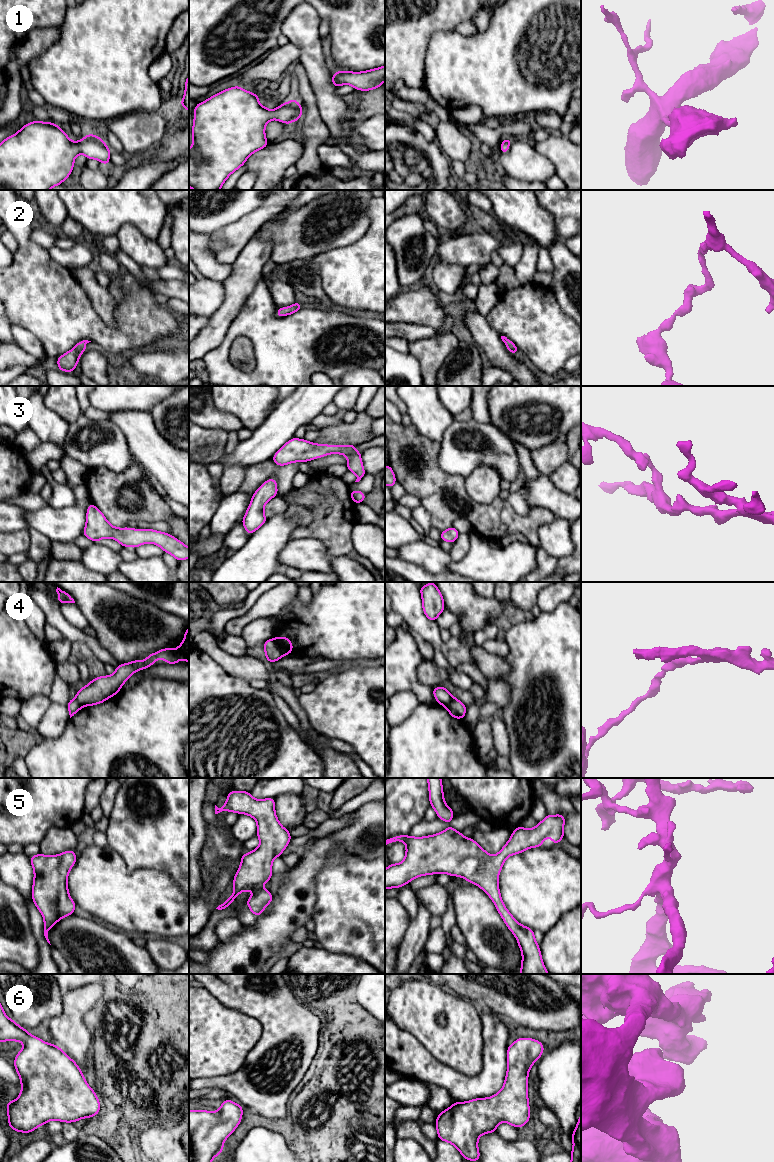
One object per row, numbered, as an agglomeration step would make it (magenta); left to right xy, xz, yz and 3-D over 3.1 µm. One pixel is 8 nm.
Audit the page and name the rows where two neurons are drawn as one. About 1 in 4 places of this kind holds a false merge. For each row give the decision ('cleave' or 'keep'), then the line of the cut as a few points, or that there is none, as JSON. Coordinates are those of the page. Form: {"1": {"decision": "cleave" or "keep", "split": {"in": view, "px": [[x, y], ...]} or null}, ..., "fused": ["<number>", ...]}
{"1": {"decision": "keep", "split": null}, "2": {"decision": "keep", "split": null}, "3": {"decision": "keep", "split": null}, "4": {"decision": "cleave", "split": {"in": "xz", "px": [[273, 638], [283, 654]]}}, "5": {"decision": "keep", "split": null}, "6": {"decision": "keep", "split": null}, "fused": ["4"]}

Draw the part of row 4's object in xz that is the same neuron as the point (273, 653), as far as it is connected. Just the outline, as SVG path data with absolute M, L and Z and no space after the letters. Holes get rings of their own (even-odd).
M274 638L268 639L267 641L264 642L263 645L267 661L273 663L282 658L283 653L276 645Z

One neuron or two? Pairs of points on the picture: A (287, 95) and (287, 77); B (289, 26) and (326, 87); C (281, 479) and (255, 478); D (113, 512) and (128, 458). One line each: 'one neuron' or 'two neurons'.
A: one neuron
B: one neuron
C: one neuron
D: two neurons

